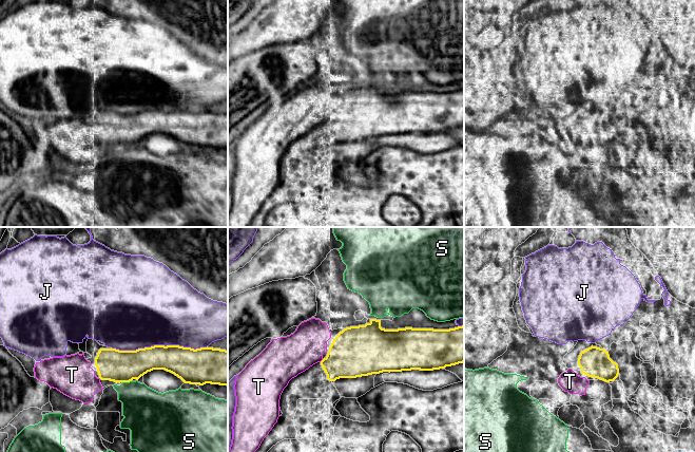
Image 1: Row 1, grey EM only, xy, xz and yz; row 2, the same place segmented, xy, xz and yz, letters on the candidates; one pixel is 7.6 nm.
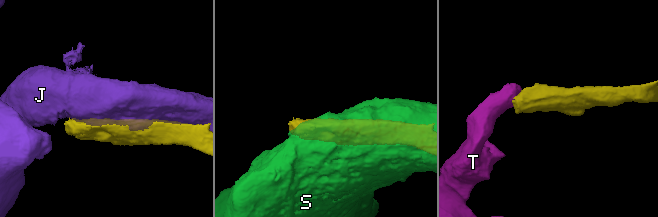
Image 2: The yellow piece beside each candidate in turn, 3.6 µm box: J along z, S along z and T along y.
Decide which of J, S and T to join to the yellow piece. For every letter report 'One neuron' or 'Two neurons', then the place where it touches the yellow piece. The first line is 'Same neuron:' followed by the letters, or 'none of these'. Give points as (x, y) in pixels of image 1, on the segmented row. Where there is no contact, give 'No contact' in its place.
Same neuron: T
J: Two neurons. Touches yellow at xy (158, 345)
S: Two neurons. Touches yellow at xy (127, 381)
T: One neuron. Touches yellow at xz (322, 360)

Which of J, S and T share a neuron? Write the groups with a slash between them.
J / S / T

